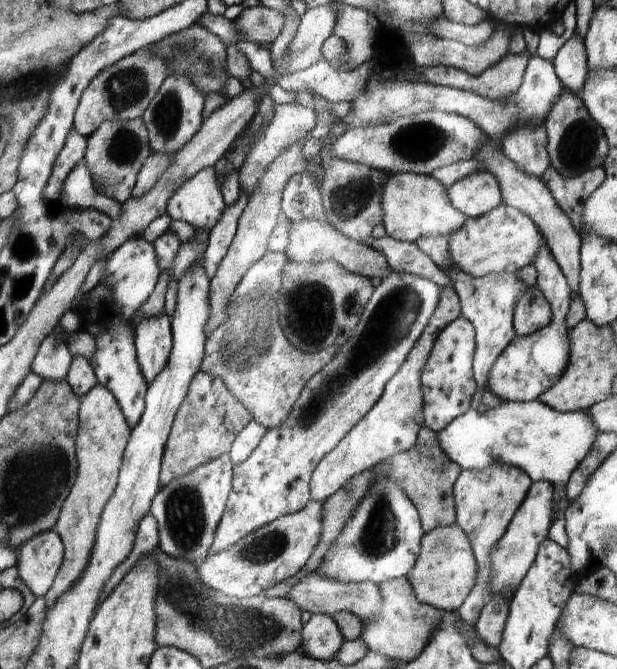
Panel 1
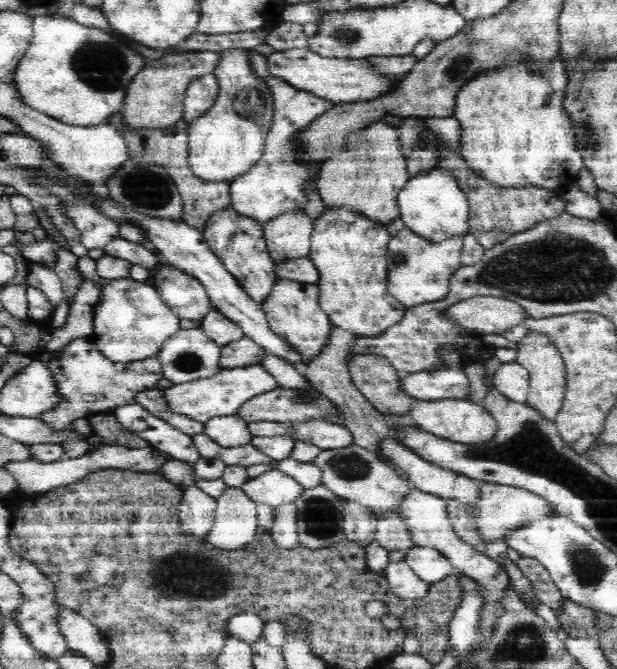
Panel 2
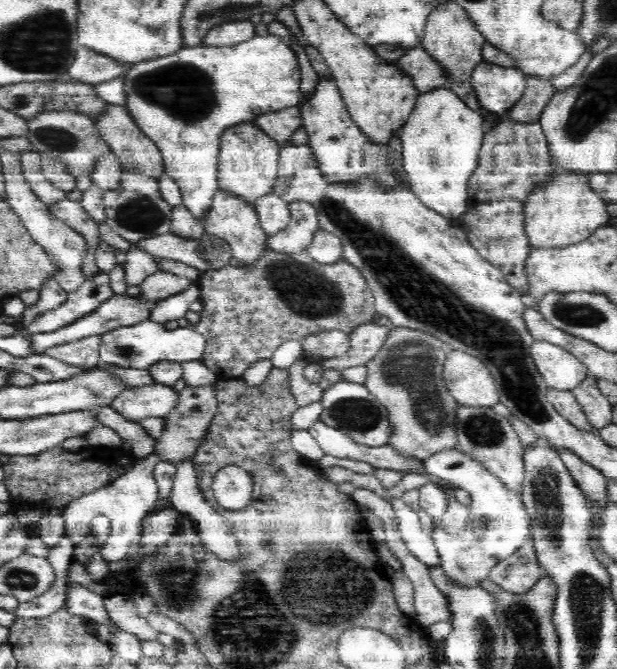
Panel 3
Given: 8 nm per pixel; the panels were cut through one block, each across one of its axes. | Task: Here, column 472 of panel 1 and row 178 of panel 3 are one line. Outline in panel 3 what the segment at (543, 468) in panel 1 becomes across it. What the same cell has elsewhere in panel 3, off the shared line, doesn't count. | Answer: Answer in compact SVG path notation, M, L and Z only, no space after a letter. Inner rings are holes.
M448 86L420 94L411 116L397 134L402 143L403 166L409 177L409 186L425 206L449 219L459 217L466 212L469 182L479 164L479 154L485 132L482 110L470 109Z

